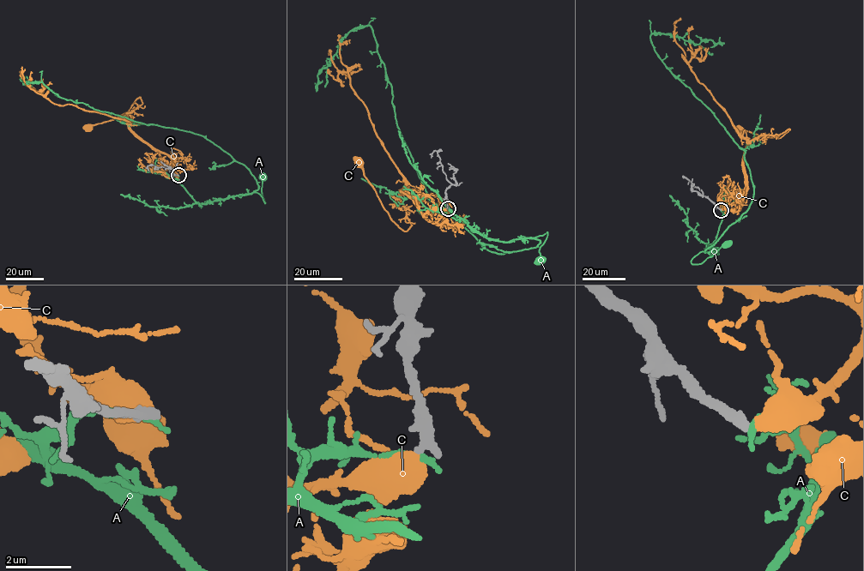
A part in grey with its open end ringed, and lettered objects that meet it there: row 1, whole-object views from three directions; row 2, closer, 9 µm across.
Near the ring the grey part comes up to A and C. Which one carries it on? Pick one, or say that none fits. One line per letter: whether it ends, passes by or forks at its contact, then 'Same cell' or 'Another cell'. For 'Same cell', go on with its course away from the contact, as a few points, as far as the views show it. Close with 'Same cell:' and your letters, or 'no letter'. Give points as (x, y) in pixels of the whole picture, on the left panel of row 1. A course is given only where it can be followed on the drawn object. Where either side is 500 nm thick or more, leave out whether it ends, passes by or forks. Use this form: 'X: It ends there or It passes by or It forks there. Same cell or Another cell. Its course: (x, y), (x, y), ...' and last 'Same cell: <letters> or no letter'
A: It ends there. Another cell
C: Another cell
Same cell: no letter

